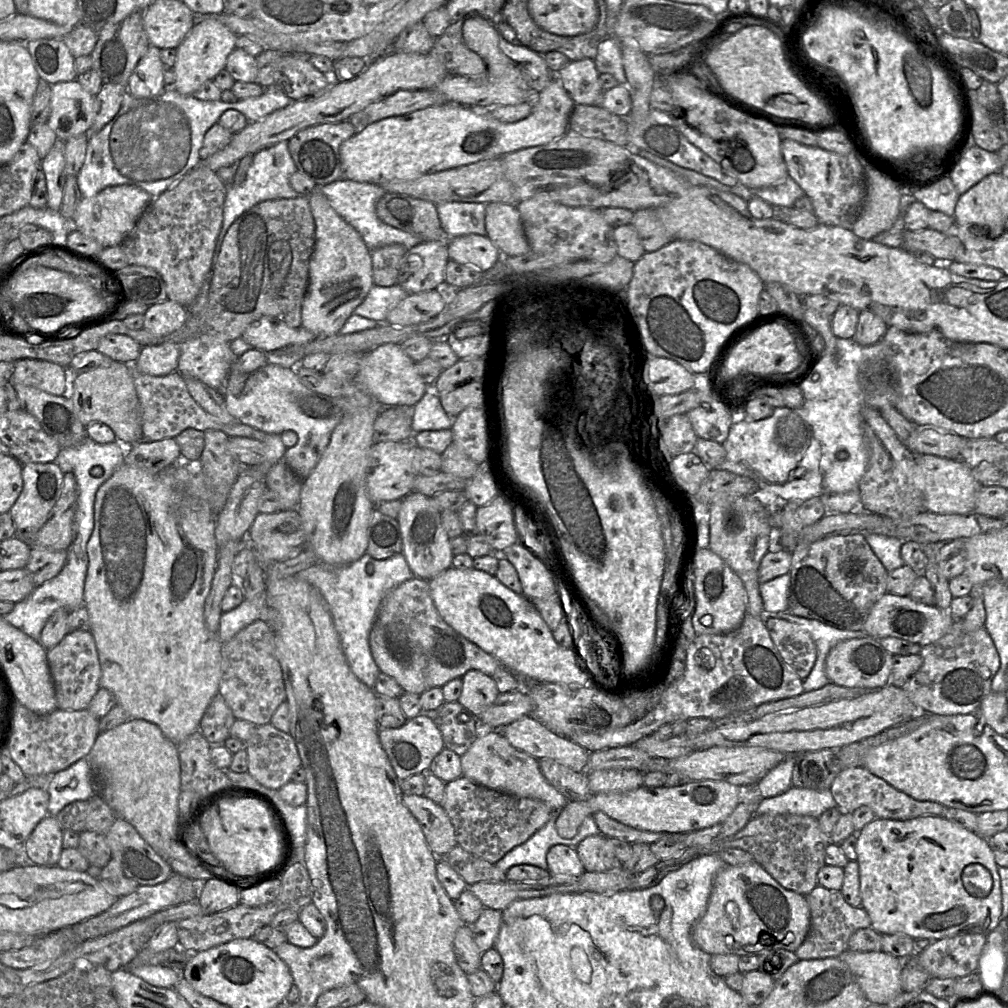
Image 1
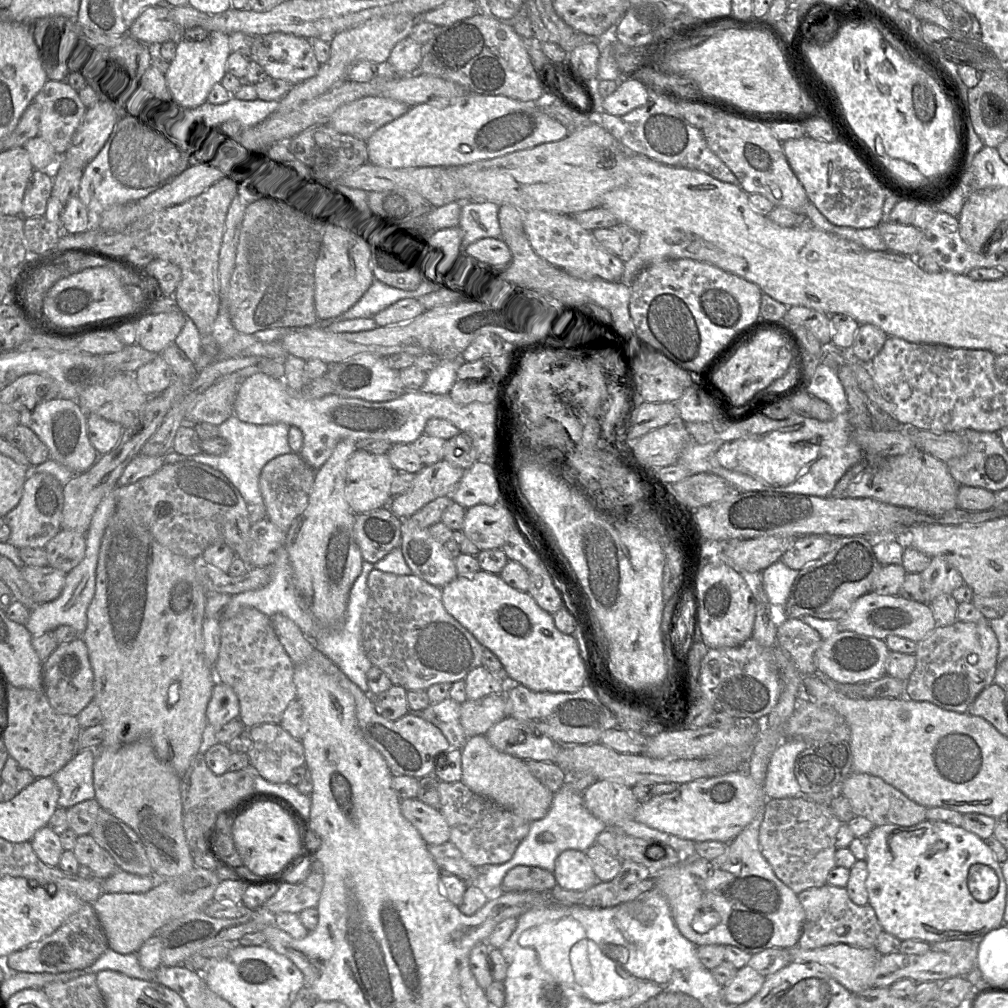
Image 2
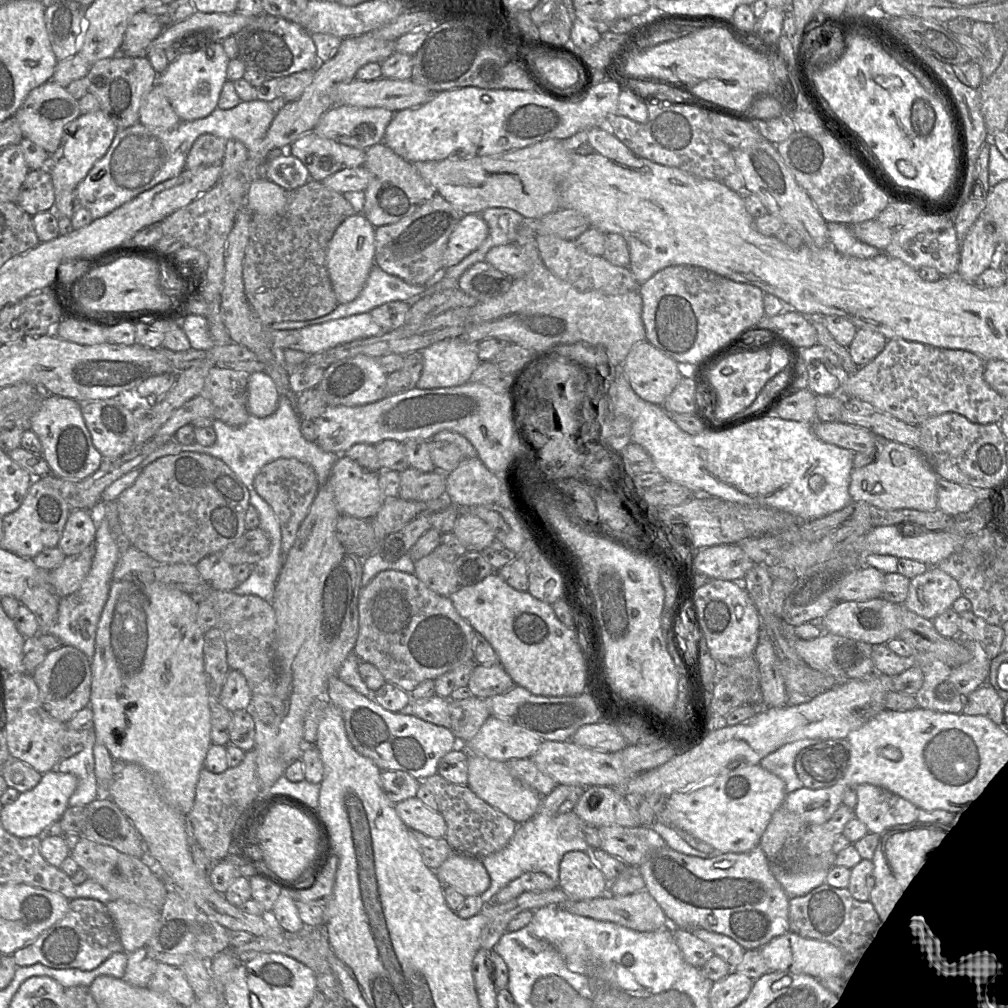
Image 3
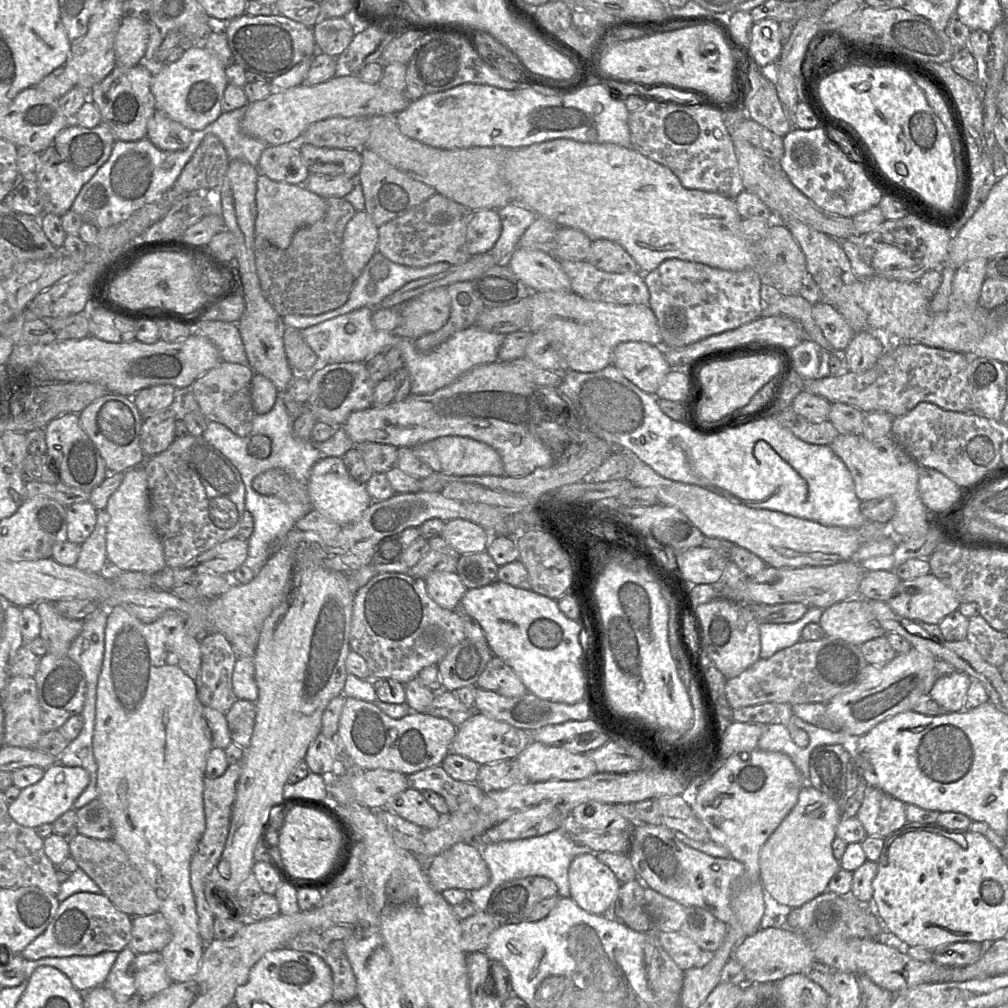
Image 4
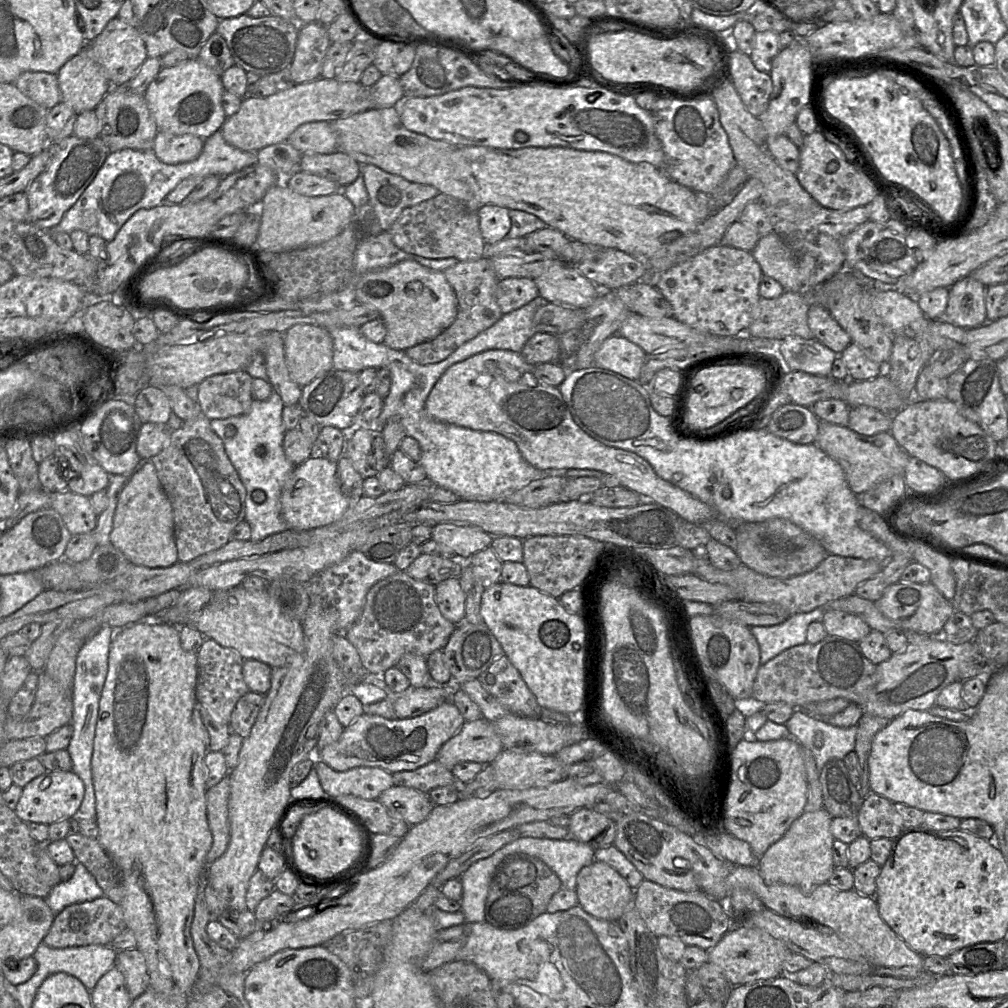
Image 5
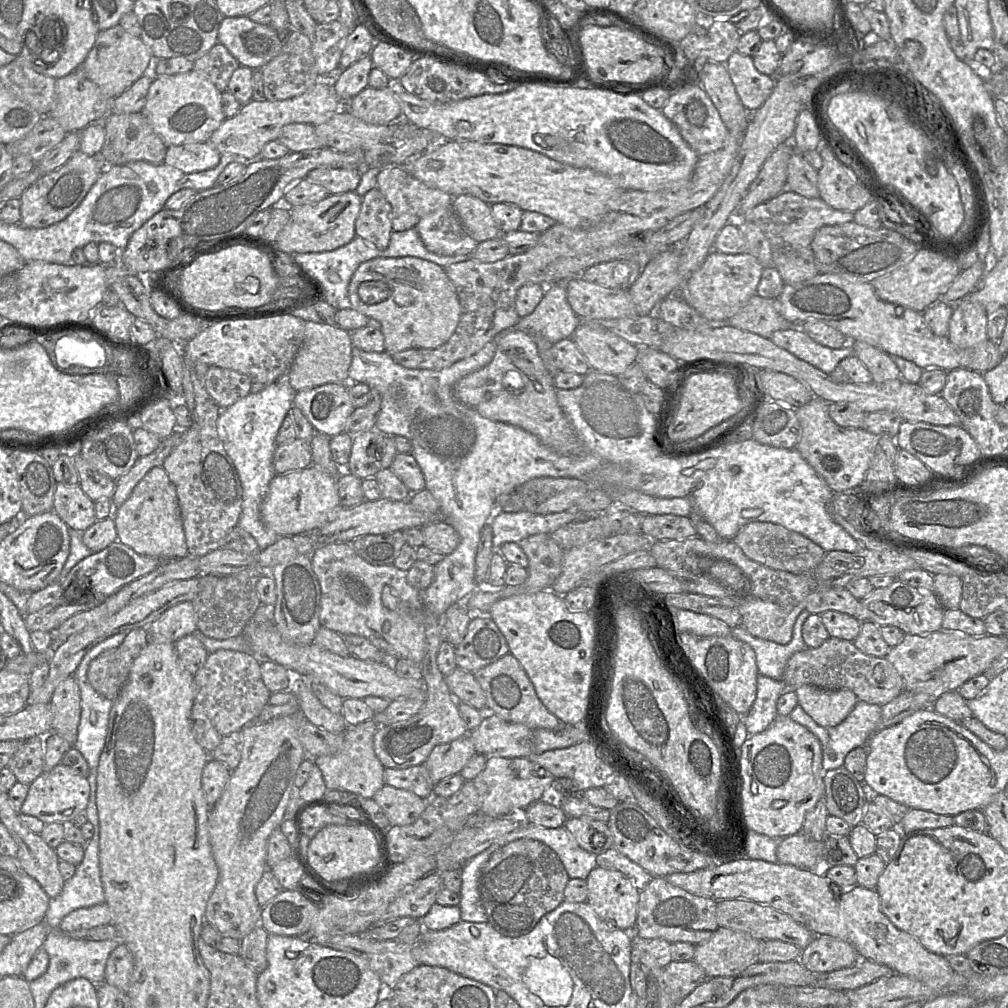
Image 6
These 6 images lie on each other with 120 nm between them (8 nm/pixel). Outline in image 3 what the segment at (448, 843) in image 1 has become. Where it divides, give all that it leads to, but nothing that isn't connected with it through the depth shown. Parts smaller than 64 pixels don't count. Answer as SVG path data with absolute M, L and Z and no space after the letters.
M417 796L396 803L395 810L410 830L436 839L445 837L447 825L443 815L430 809Z

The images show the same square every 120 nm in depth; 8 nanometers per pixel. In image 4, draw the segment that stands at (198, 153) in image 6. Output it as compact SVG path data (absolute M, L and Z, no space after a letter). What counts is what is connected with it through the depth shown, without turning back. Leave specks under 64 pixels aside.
M156 109L147 123L146 137L161 150L179 151L189 145L192 133L192 130Z

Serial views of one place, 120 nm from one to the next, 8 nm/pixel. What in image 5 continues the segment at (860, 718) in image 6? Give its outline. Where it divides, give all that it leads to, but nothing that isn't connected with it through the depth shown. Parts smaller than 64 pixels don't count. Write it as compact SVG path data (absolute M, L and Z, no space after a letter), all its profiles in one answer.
M795 709L785 725L790 736L811 751L819 772L828 761L843 760L855 748L857 724L837 727Z

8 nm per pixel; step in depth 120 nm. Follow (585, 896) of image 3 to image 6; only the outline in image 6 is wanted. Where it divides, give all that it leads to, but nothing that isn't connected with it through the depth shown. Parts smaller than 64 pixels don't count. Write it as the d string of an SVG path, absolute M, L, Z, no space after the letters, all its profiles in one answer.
M596 866L586 878L586 902L603 920L615 927L634 929L640 891L631 879L616 870Z

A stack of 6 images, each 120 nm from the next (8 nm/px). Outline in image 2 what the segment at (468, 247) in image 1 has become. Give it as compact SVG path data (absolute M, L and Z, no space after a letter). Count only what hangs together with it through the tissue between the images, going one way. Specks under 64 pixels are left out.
M501 238L478 240L466 248L465 255L480 264L499 269L505 269L512 260L511 250Z

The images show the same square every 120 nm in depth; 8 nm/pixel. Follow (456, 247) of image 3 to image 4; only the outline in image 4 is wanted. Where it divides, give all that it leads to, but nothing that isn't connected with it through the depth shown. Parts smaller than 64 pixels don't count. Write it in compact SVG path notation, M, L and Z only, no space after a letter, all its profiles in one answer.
M482 209L473 212L467 226L466 251L475 256L489 251L501 234L501 220L497 209Z

